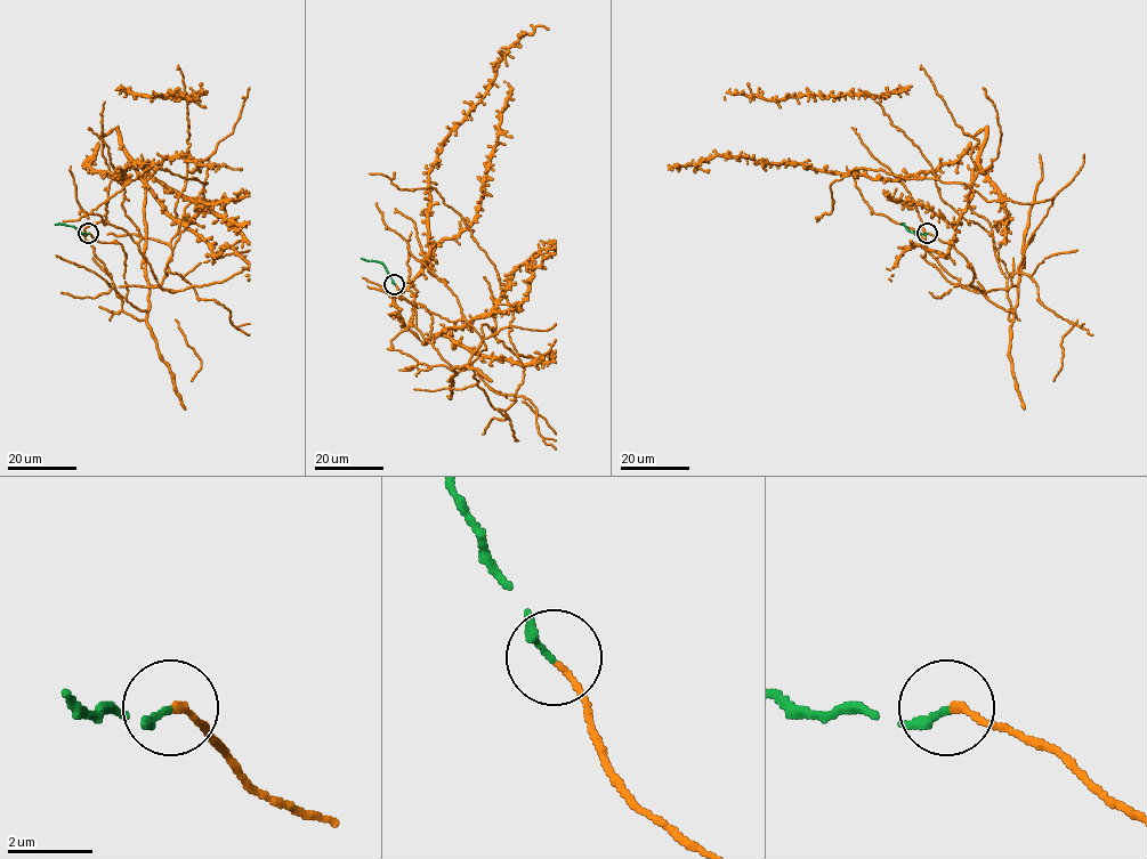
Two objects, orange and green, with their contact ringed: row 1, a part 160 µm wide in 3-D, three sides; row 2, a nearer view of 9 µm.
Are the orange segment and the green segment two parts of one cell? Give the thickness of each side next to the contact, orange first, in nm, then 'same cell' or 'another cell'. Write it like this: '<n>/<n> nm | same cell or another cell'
140/170 nm | same cell

